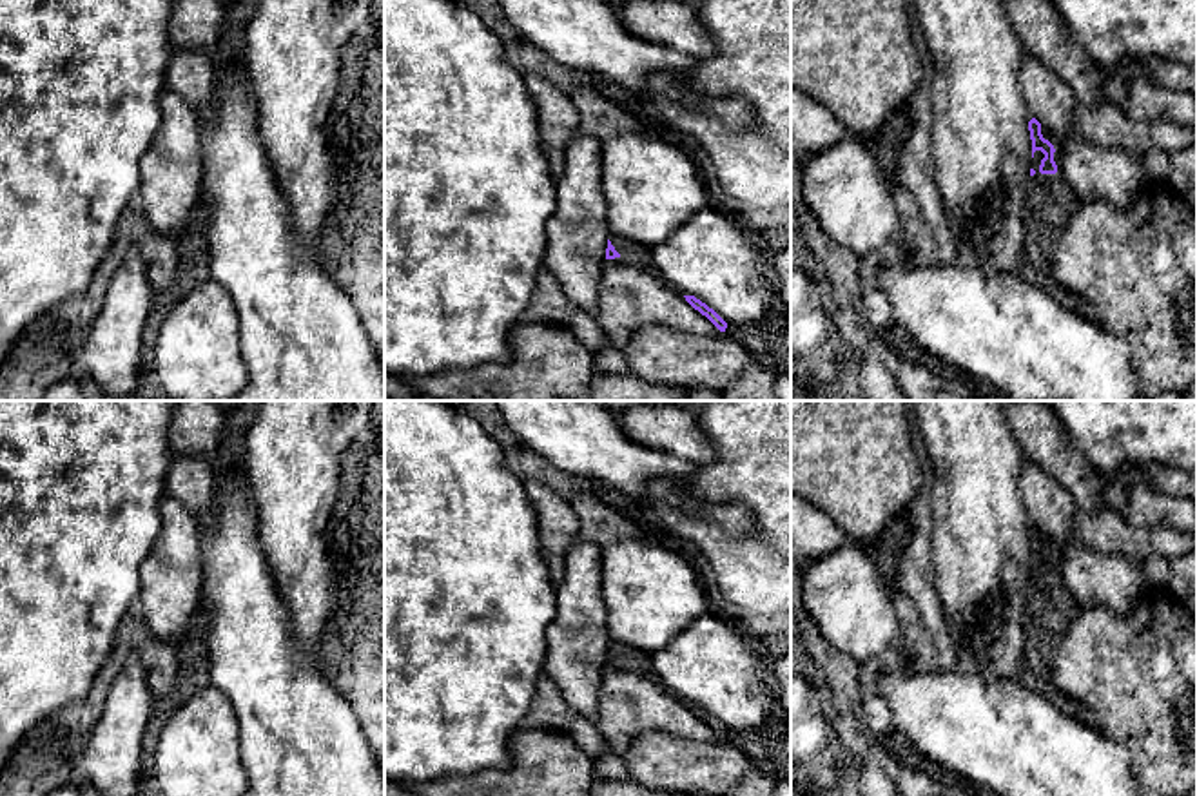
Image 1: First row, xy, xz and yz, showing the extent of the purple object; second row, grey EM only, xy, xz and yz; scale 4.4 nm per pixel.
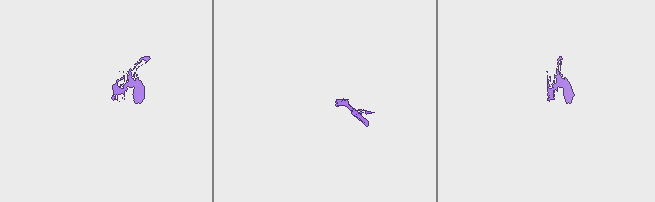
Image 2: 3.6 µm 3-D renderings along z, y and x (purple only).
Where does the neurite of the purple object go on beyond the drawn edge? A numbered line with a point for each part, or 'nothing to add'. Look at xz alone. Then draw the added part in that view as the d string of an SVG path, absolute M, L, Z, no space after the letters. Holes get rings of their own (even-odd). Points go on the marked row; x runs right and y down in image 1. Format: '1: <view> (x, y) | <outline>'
1: xz (632, 254) | M609 234L609 241L620 256L615 259L606 259L606 265L635 267L638 270L655 274L657 267L653 263L651 247L615 234Z

